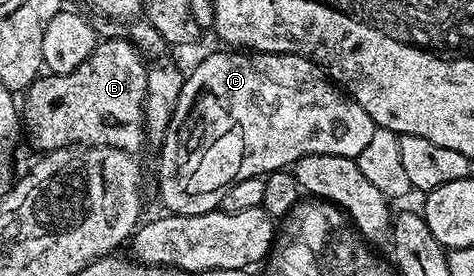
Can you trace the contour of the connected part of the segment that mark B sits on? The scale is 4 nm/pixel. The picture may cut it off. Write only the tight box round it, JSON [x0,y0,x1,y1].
[23,37,147,153]

